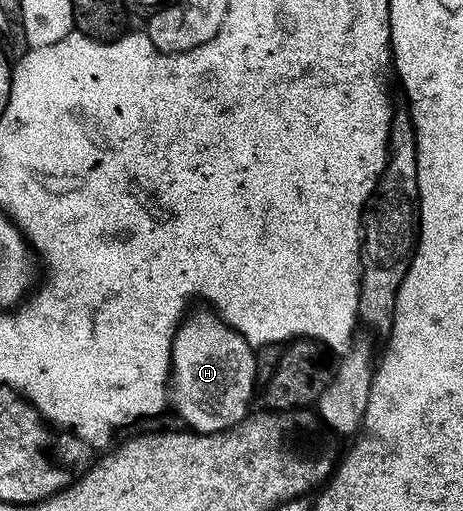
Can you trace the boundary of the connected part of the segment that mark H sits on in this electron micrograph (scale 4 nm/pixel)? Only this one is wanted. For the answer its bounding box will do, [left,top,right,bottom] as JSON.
[168,312,258,433]

